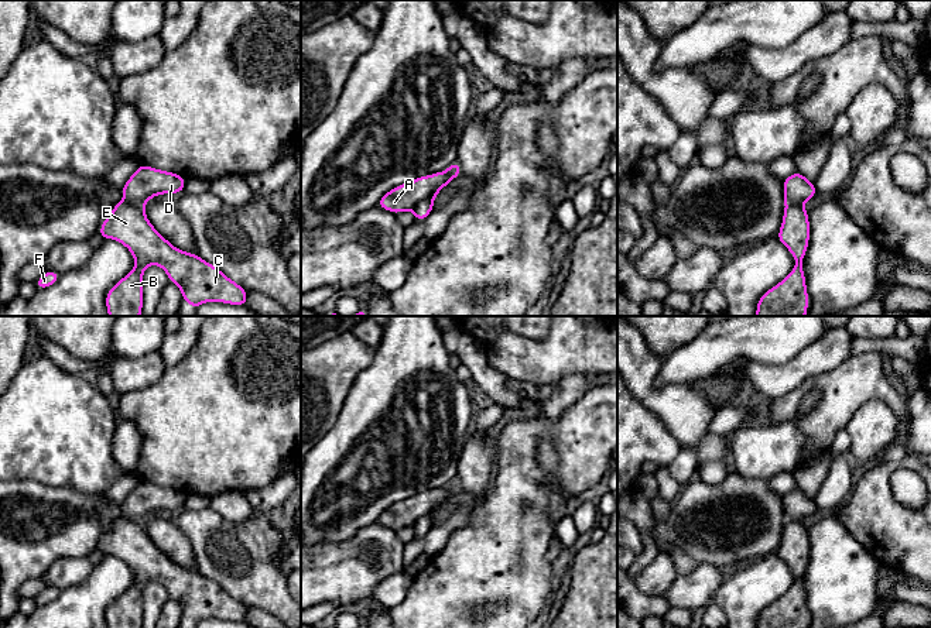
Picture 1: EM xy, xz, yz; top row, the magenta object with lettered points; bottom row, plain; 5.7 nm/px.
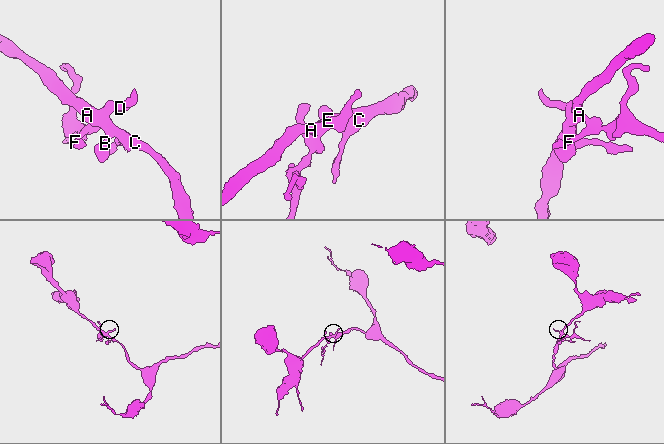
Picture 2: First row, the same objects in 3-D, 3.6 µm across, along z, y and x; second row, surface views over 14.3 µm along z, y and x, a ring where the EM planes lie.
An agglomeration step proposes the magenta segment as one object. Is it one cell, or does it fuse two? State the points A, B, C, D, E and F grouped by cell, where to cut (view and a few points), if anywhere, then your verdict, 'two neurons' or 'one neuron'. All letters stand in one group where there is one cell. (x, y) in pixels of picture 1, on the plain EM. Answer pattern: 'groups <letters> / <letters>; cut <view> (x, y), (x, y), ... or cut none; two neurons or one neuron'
groups A B C E / D F; cut xz (437, 507), (421, 515), (411, 525); two neurons

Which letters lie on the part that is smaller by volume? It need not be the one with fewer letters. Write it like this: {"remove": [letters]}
{"remove": ["D", "F"]}

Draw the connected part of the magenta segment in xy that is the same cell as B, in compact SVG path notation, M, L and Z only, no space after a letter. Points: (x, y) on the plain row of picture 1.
M121 517L103 536L100 555L112 555L129 564L134 584L106 611L107 628L143 627L143 590L148 581L160 581L182 608L182 617L196 627L203 618L247 621L247 607L196 569L174 563L147 535L143 524Z

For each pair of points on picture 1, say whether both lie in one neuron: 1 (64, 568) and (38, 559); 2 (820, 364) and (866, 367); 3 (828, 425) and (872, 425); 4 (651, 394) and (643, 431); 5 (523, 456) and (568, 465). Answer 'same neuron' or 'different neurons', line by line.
1: different neurons
2: different neurons
3: different neurons
4: different neurons
5: same neuron

